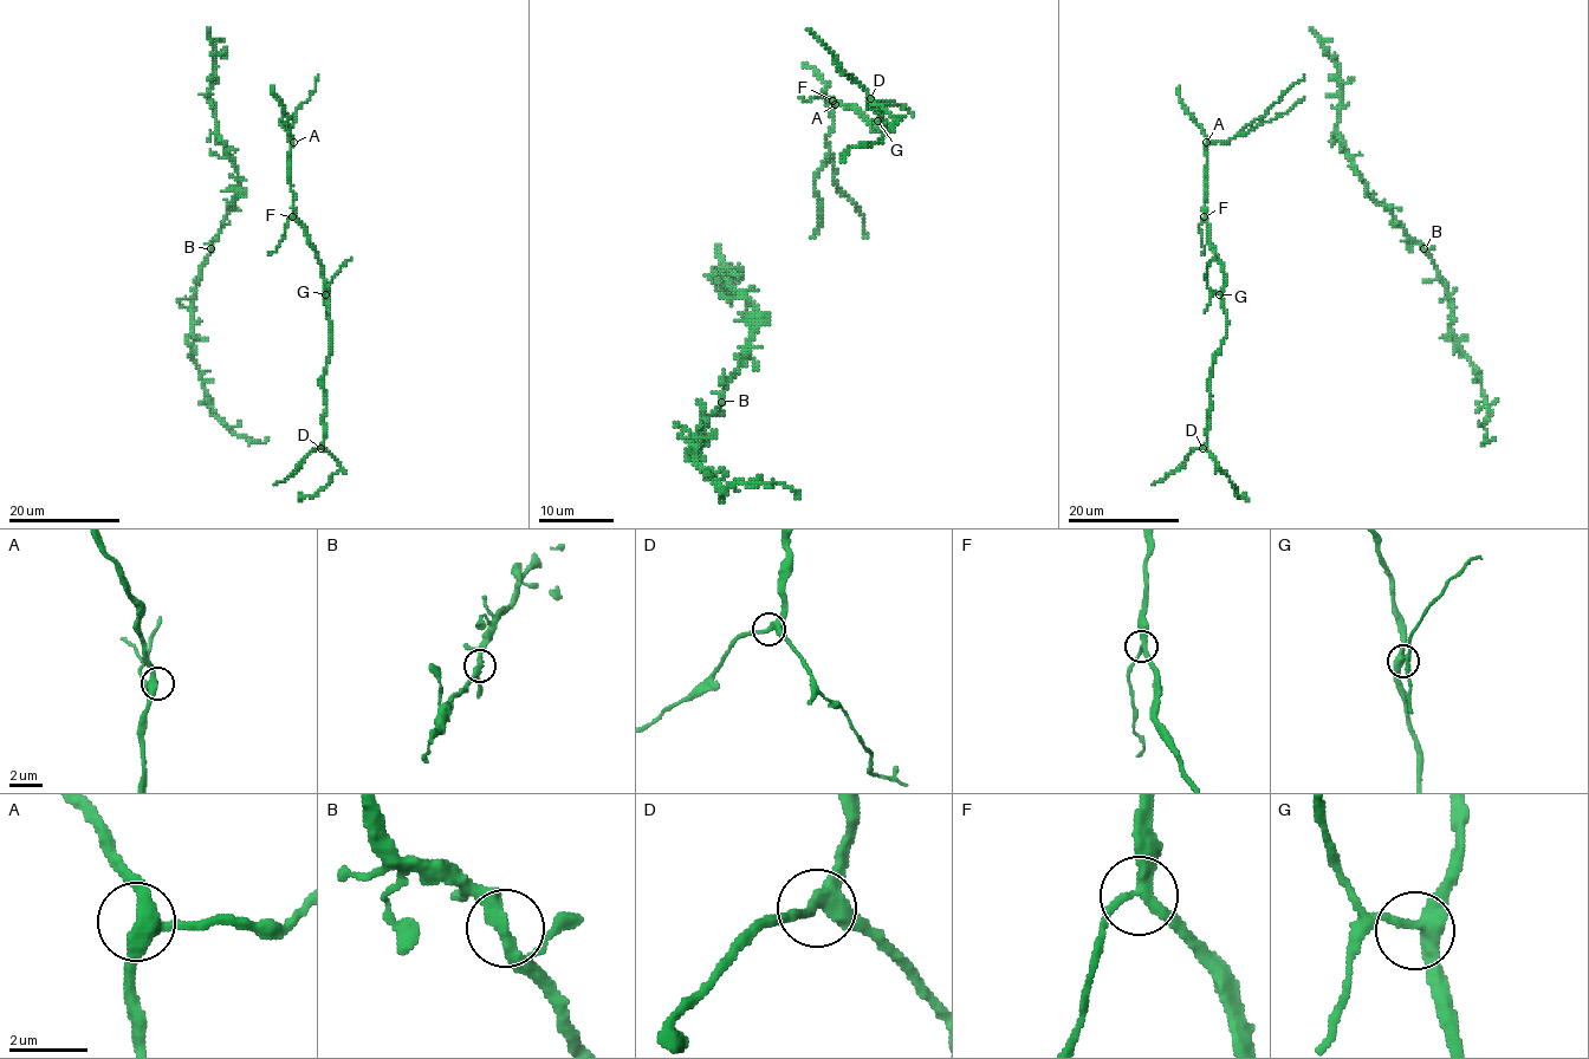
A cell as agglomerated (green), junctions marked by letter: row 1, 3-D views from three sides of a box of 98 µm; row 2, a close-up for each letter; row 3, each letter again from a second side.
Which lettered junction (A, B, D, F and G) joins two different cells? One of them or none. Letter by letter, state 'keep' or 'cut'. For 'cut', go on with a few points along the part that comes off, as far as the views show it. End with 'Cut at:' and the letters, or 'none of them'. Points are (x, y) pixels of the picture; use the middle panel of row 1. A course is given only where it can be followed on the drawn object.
A: keep
B: keep
D: keep
F: keep
G: keep
Cut at: none of them

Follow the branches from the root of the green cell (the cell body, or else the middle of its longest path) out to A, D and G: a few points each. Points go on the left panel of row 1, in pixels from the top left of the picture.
A: (283, 103), (284, 116), (279, 122), (293, 142)
D: (283, 103), (279, 122), (292, 142), (293, 218), (322, 266), (331, 326), (320, 448)
G: (283, 103), (284, 116), (279, 122), (292, 142), (289, 169), (293, 218), (316, 253), (325, 294)

